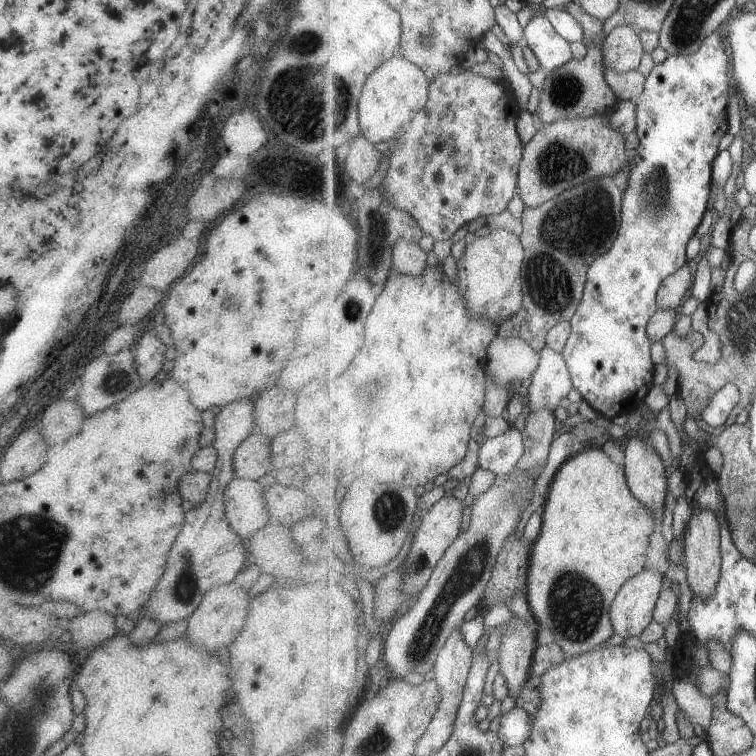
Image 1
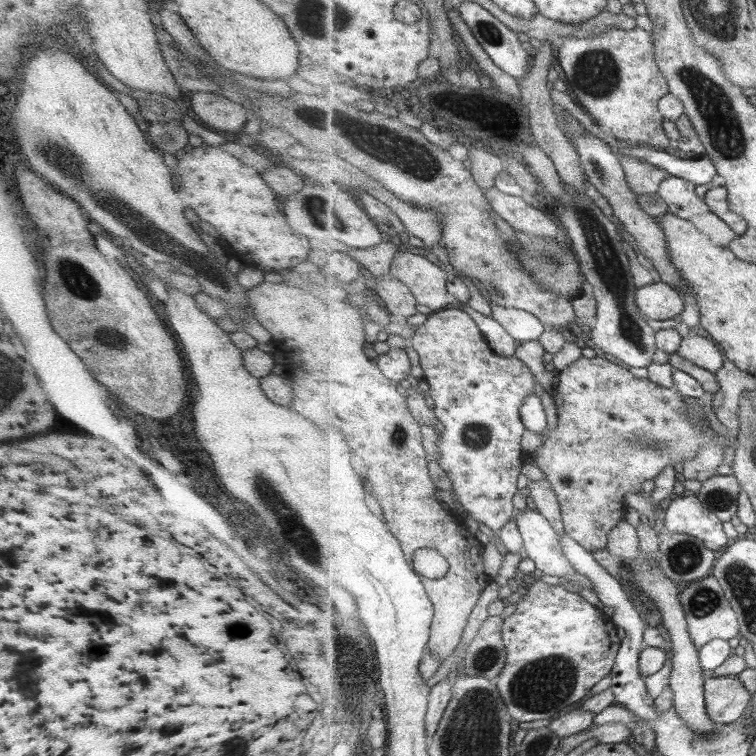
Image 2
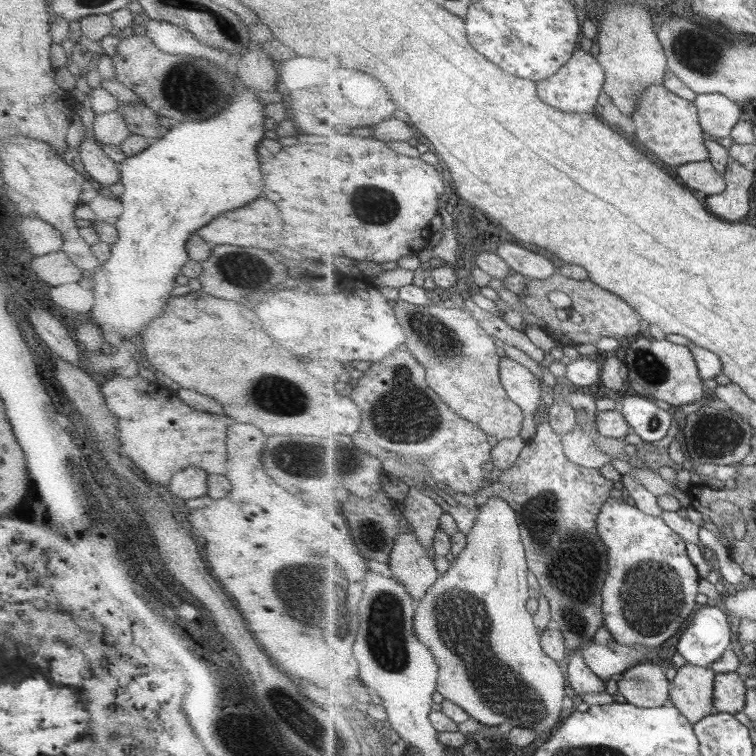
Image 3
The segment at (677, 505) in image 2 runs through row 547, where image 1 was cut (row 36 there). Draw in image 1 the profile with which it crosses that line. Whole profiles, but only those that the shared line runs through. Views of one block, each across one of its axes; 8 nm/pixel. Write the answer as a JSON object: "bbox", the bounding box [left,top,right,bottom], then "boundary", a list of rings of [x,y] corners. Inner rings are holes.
{"bbox":[562,29,733,419],"boundary":[[[725,29],[715,30],[705,38],[703,46],[689,56],[669,55],[663,64],[655,64],[651,72],[646,77],[645,90],[636,101],[637,103],[637,128],[635,130],[639,144],[632,153],[633,167],[630,171],[629,186],[625,188],[625,200],[622,202],[622,223],[619,236],[611,246],[611,250],[605,256],[599,256],[589,268],[587,273],[587,284],[585,284],[585,294],[583,300],[577,308],[577,312],[571,318],[572,331],[565,350],[562,355],[565,357],[569,372],[572,376],[574,388],[582,395],[582,398],[598,414],[604,415],[608,419],[615,418],[620,414],[630,414],[635,412],[643,404],[645,396],[655,384],[655,364],[651,360],[651,340],[649,340],[648,324],[653,316],[660,309],[658,305],[658,292],[666,278],[675,274],[680,268],[687,265],[687,242],[691,240],[691,234],[695,233],[696,228],[701,224],[705,212],[707,212],[707,202],[711,194],[711,164],[716,156],[719,156],[719,142],[721,138],[729,132],[729,97],[733,79],[731,78],[732,57],[727,46],[727,35]]]}

